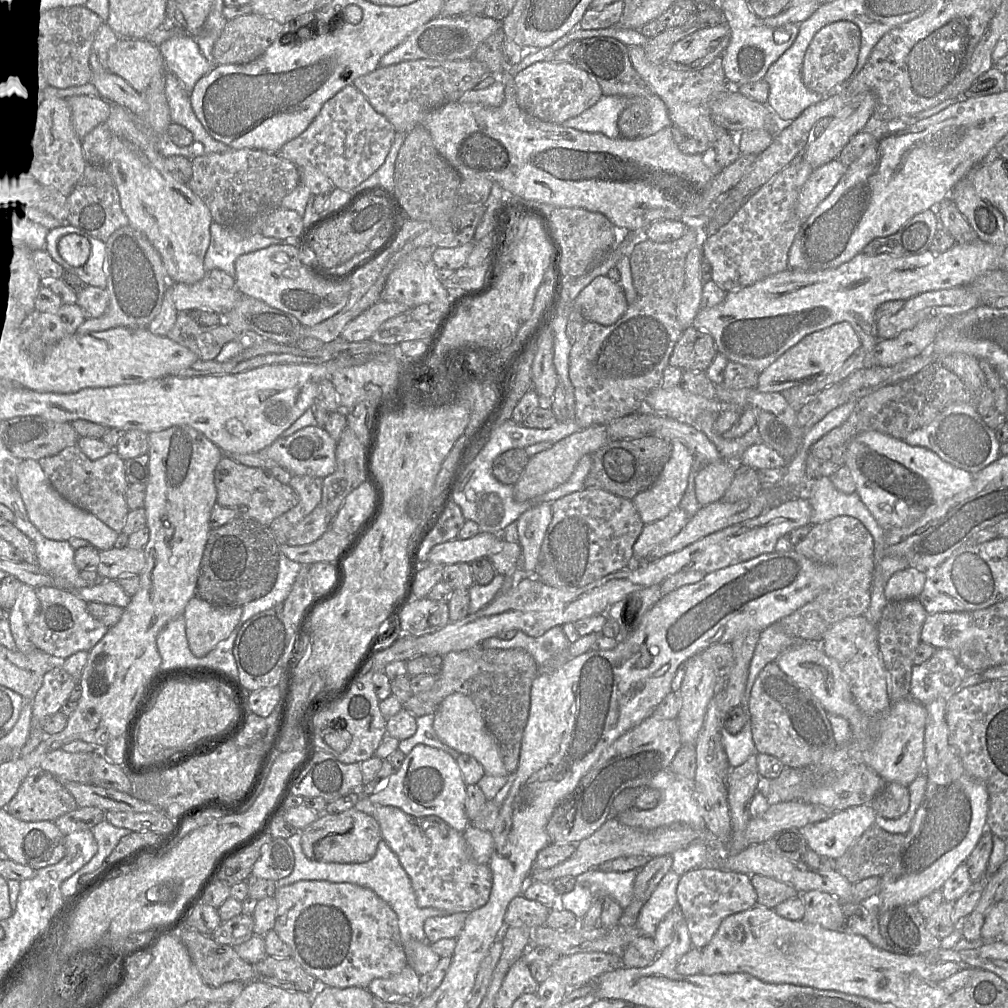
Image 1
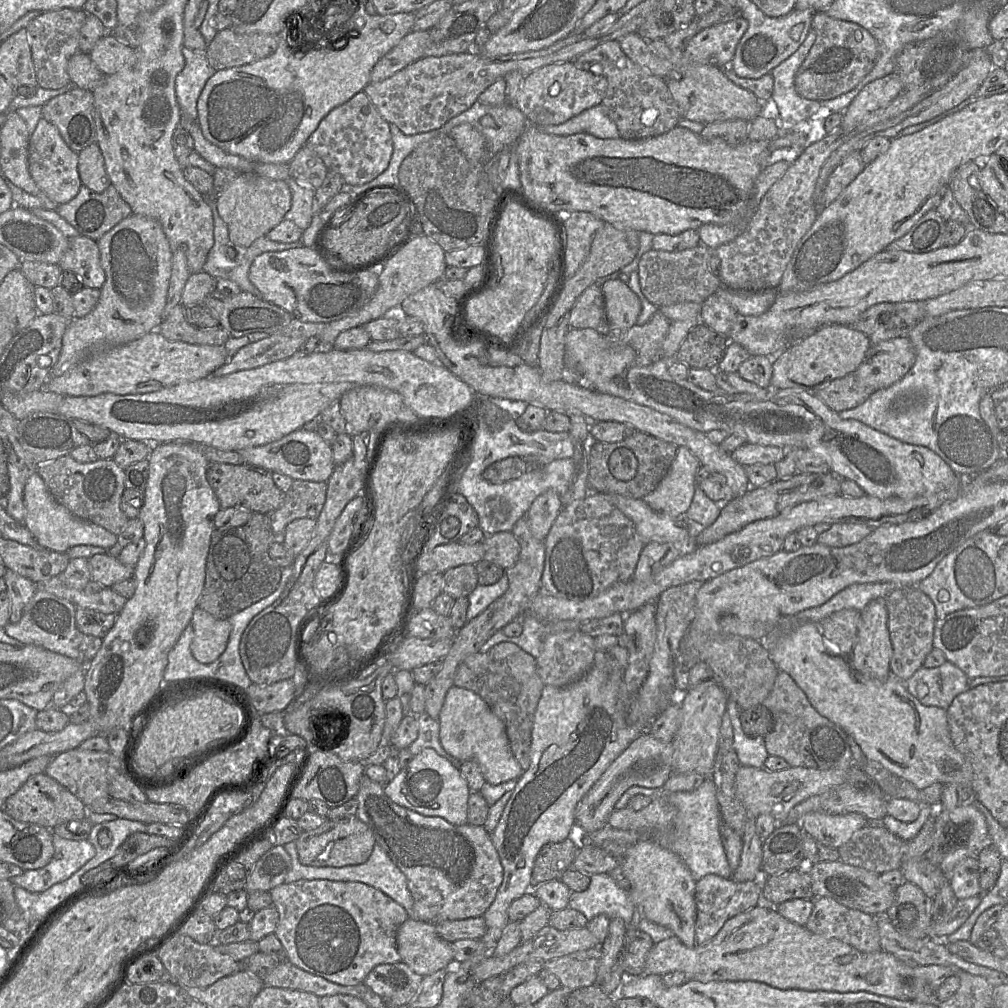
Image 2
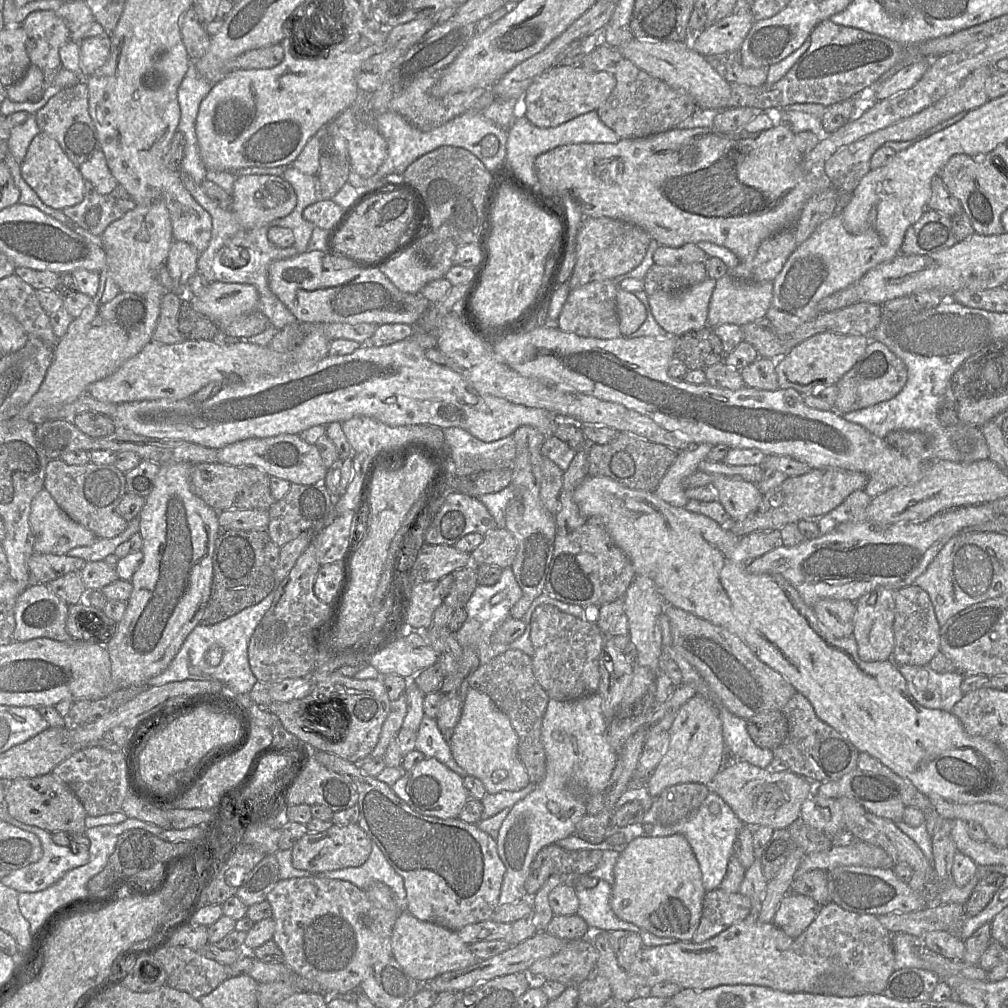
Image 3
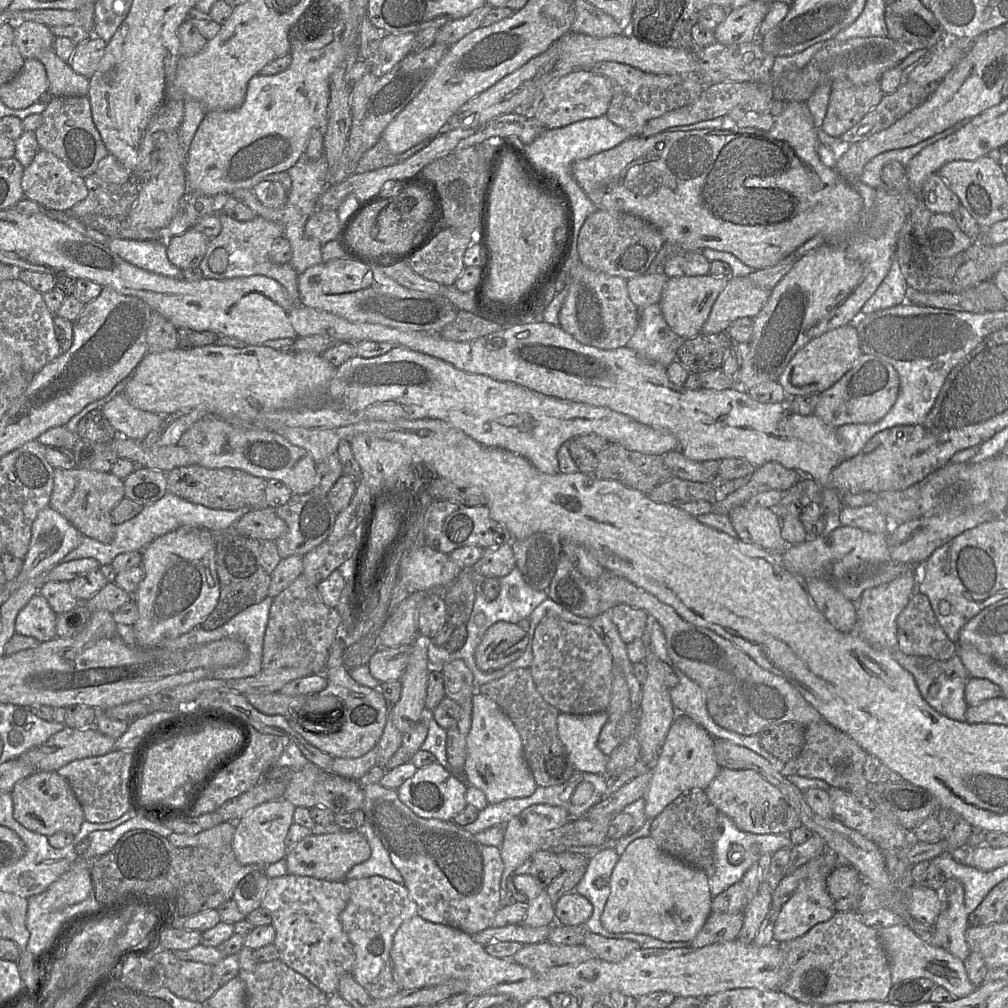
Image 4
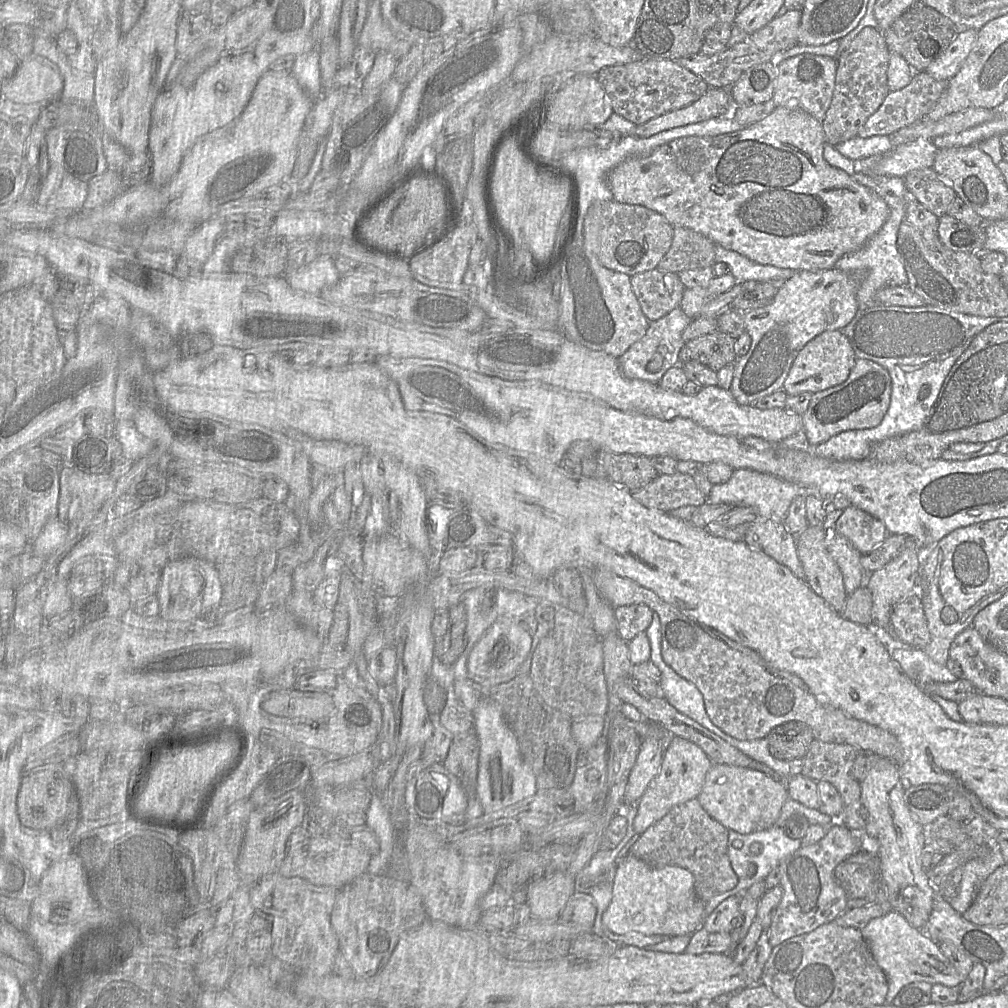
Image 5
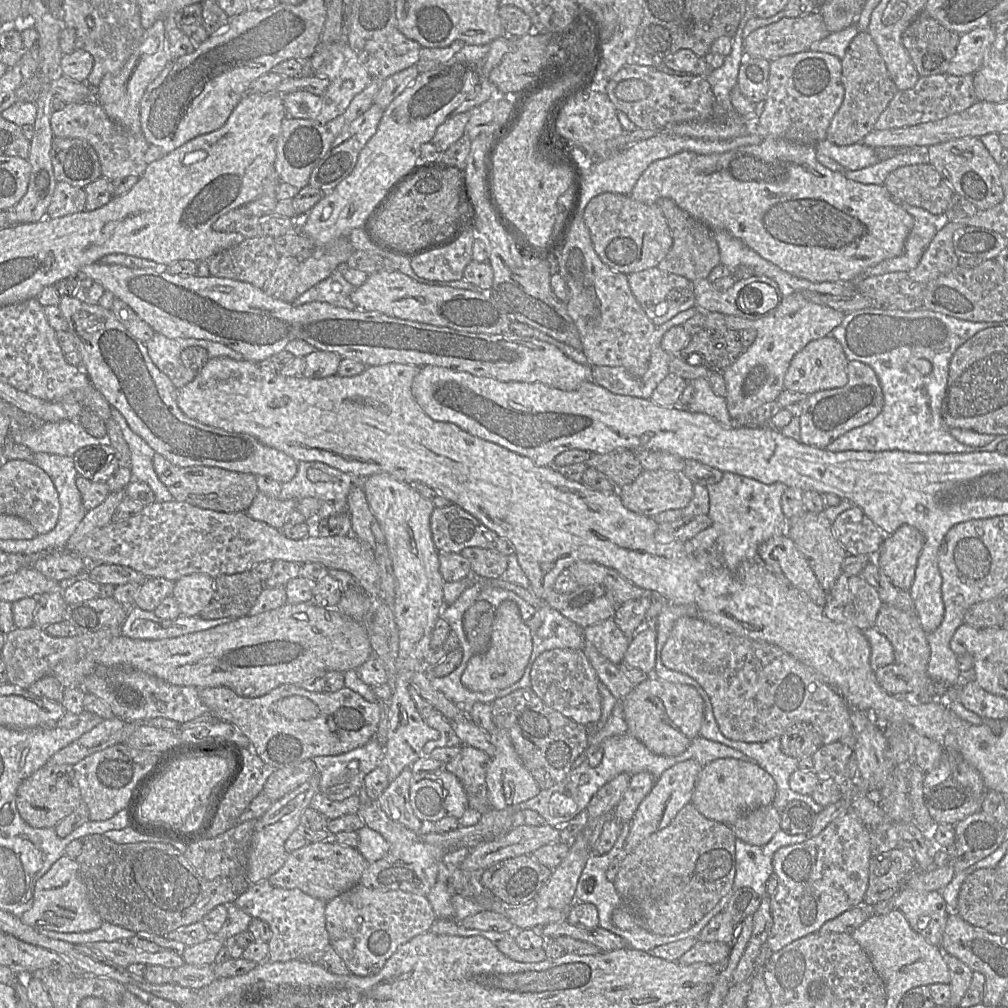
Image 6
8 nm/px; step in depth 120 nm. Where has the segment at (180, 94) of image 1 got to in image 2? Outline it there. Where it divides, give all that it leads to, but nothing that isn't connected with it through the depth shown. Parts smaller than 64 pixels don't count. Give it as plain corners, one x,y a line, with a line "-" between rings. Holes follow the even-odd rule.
181,112
179,127
189,132
194,141
194,151
216,168
231,168
240,173
253,173
255,161
247,160
243,157
232,155
220,147
209,142
202,134
197,120
192,120

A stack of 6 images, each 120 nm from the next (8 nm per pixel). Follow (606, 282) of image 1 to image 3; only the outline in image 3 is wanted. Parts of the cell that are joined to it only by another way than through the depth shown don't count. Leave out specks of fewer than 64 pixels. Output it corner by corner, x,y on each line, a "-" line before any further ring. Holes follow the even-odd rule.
620,287
616,301
621,336
629,336
638,330
646,320
646,307
634,293

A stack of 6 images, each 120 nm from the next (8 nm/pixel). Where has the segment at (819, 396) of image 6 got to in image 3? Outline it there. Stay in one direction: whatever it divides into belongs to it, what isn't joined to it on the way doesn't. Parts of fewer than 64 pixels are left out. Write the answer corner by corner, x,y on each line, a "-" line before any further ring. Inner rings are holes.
870,340
864,354
855,365
836,383
838,396
835,411
845,413
873,406
895,397
907,382
907,368
904,362
885,344

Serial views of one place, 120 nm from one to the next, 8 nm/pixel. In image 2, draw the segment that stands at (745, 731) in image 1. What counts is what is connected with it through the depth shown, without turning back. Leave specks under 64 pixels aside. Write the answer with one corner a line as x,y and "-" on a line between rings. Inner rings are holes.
733,703
729,704
729,714
733,729
733,746
741,766
763,768
769,754
765,747
764,737
748,736
744,733
740,712

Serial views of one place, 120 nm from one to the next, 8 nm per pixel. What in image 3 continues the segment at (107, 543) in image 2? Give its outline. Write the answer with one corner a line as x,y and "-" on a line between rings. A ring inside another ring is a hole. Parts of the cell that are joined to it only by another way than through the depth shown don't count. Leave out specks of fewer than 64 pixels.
43,488
32,500
29,524
34,534
34,553
66,555
69,550
92,545
98,538
89,529
73,521

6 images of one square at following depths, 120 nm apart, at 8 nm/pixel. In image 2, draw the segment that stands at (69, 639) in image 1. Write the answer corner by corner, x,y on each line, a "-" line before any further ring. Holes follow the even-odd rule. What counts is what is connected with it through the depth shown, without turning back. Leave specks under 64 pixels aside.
37,588
24,608
21,619
17,623
9,622
4,630
8,636
21,644
39,646
82,664
88,664
100,649
103,638
80,632
76,627
75,613
76,606
72,602

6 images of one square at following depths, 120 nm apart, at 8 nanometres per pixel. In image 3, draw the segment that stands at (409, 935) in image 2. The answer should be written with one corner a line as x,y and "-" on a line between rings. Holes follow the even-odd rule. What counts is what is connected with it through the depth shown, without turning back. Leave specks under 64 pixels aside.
402,911
394,924
391,948
395,960
421,984
446,972
469,967
478,961
469,950
468,945
459,938
456,931
420,921
407,911

